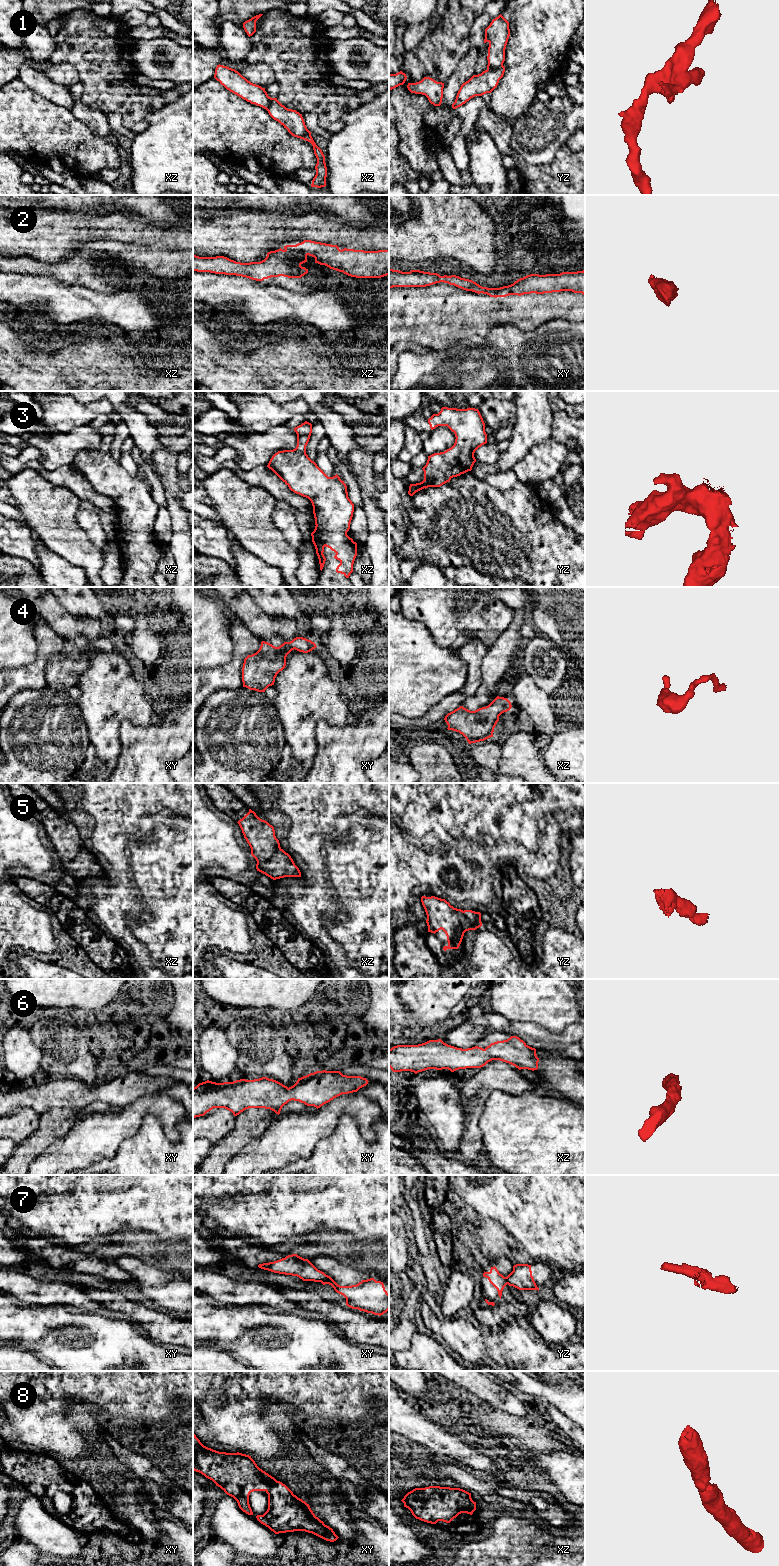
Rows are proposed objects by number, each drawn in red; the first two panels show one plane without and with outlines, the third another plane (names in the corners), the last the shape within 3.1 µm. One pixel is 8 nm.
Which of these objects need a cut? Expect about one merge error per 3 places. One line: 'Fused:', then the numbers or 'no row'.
Fused: 1, 7

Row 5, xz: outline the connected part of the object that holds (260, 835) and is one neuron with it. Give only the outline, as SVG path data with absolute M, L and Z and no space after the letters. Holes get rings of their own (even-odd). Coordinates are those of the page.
M251 809L237 823L251 848L251 855L257 861L257 871L273 880L301 877L291 856L280 847L272 825L260 819Z

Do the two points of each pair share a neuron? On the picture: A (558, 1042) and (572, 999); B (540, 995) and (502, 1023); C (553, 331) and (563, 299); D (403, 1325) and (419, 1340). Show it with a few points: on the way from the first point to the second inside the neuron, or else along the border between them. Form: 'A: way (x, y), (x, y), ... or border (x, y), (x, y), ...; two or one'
A: border (574, 1023), (561, 1031), (549, 1031), (539, 1026); two
B: border (487, 1007), (511, 1021); two
C: border (574, 323), (562, 320), (549, 320), (534, 329); two
D: border (416, 1331), (410, 1346), (399, 1351); two

